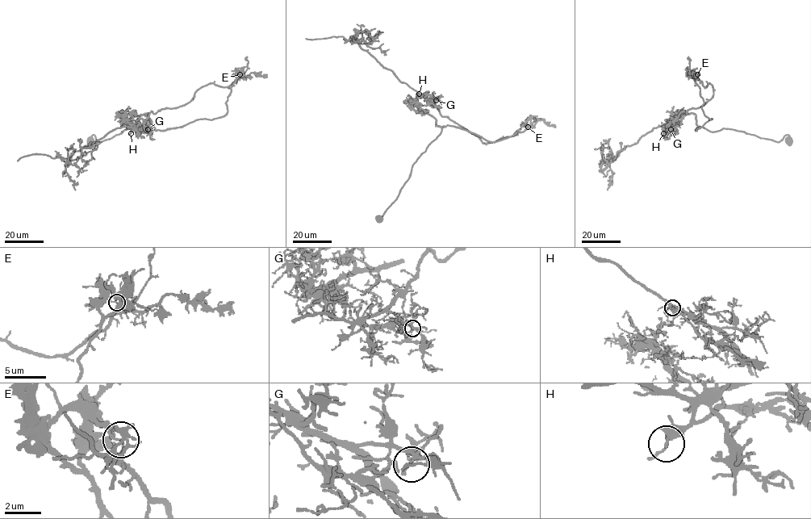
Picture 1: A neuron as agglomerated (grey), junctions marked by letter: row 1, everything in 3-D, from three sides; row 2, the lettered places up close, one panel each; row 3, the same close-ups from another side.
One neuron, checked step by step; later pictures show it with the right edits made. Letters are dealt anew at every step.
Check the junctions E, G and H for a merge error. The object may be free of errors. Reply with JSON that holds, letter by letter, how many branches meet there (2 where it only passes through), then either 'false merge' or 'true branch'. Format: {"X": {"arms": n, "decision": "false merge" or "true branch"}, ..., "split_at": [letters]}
{"E": {"arms": 3, "decision": "false merge"}, "G": {"arms": 3, "decision": "true branch"}, "H": {"arms": 3, "decision": "true branch"}, "split_at": ["E"]}

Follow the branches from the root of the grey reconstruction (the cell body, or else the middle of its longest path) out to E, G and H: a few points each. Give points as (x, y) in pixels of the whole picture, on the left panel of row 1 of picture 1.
E: (132, 117), (147, 113), (150, 123), (161, 131), (222, 117), (236, 75), (240, 74)
G: (132, 117), (127, 122), (129, 123), (129, 127), (143, 126), (148, 129)
H: (132, 117), (127, 122), (133, 128), (131, 133)

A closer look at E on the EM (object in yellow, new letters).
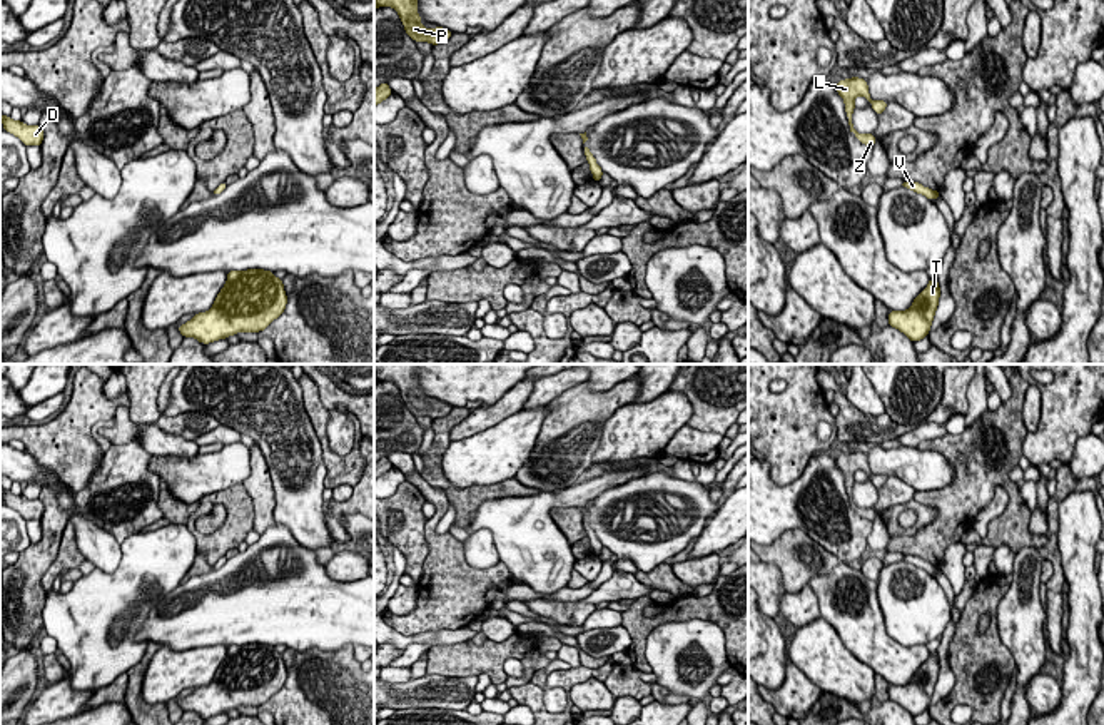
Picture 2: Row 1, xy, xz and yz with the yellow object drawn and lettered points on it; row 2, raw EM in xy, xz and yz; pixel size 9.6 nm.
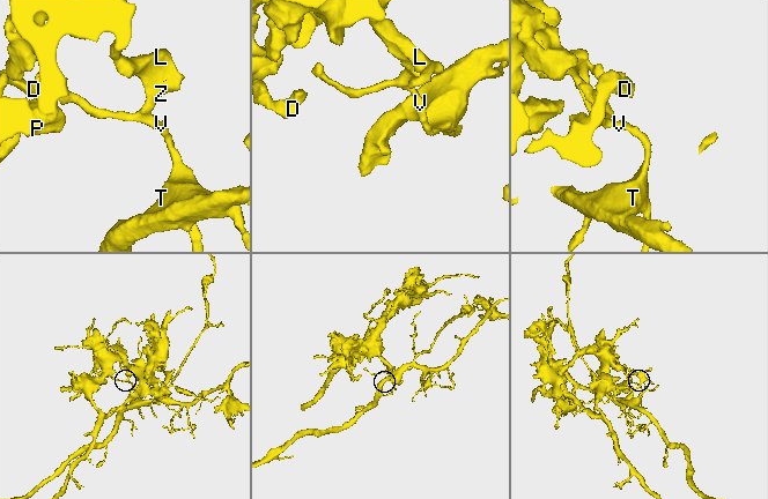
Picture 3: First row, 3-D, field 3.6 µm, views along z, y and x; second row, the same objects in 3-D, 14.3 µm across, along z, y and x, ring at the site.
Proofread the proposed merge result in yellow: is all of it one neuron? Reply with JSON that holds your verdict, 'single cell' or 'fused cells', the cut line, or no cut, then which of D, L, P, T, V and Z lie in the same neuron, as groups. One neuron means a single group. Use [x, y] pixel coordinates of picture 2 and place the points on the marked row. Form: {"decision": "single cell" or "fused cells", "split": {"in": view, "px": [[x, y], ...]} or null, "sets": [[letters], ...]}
{"decision": "fused cells", "split": {"in": "yz", "px": [[924, 187], [919, 192]]}, "sets": [["D", "L", "P", "V", "Z"], ["T"]]}

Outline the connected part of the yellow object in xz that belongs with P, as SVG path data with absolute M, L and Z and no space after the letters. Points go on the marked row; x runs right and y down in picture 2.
M374 0L374 10L379 7L391 7L398 12L406 33L414 42L429 42L431 45L444 43L451 38L453 32L443 27L426 28L421 25L421 17L418 15L418 0Z

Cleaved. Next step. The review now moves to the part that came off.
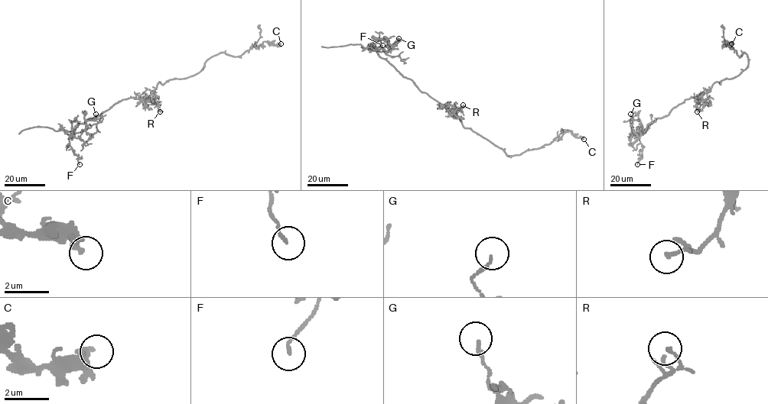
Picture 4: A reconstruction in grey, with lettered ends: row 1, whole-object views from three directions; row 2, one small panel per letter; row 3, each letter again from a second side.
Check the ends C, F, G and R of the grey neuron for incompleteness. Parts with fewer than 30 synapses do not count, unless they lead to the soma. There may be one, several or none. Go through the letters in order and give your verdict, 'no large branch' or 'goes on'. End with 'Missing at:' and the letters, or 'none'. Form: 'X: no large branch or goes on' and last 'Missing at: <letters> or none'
C: no large branch
F: no large branch
G: no large branch
R: no large branch
Missing at: none

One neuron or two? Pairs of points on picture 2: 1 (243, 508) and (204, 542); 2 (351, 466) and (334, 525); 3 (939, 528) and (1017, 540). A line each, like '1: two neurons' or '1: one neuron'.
1: one neuron
2: two neurons
3: one neuron

